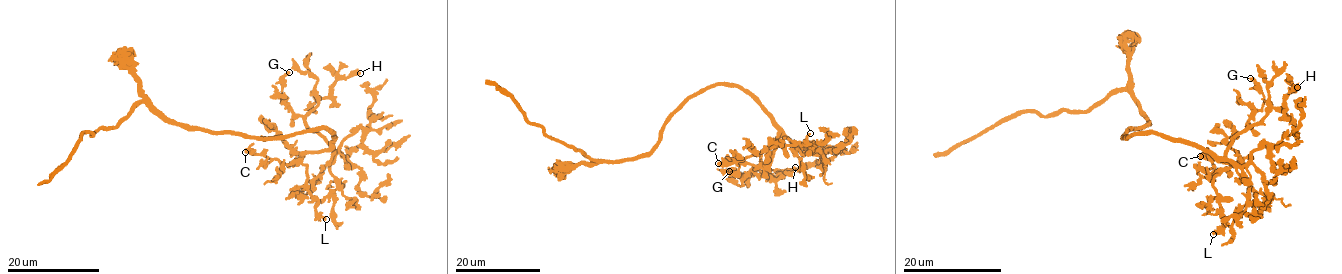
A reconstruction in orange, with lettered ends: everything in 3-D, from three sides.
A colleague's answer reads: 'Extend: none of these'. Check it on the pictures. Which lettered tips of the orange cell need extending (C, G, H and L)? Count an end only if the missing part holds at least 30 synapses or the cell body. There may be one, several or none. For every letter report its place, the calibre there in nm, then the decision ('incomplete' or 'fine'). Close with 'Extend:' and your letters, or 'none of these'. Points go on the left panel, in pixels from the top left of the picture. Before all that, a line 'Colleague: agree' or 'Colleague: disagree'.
Colleague: agree
C: at (245, 152); 420 nm thick; fine
G: at (289, 72); 400 nm thick; fine
H: at (360, 73); 320 nm thick; fine
L: at (326, 219); 240 nm thick; fine
Extend: none of these

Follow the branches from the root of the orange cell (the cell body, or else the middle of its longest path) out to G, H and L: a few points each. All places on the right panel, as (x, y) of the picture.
G: (1134, 129), (1123, 136), (1162, 134), (1223, 157), (1232, 137), (1263, 106), (1261, 88), (1250, 78)
H: (1134, 129), (1123, 136), (1162, 134), (1223, 157), (1232, 137), (1272, 109), (1285, 110), (1285, 100), (1297, 87)
L: (1134, 129), (1123, 136), (1162, 134), (1230, 162), (1213, 180), (1222, 224), (1213, 234)

